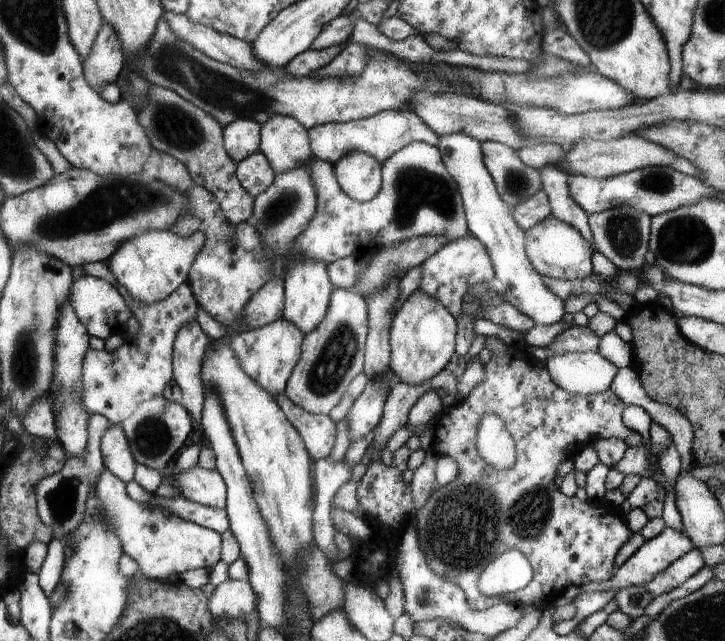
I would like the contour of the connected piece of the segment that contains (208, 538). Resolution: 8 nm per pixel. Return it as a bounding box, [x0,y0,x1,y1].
[95,468,221,582]

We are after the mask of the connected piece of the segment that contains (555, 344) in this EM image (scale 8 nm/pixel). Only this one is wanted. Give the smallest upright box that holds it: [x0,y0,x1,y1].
[545,326,601,354]

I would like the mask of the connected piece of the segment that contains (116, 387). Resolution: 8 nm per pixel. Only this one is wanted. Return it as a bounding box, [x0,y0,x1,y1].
[79,282,199,422]

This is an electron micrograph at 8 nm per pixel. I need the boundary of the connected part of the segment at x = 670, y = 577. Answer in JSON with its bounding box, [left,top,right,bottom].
[645,550,705,600]

